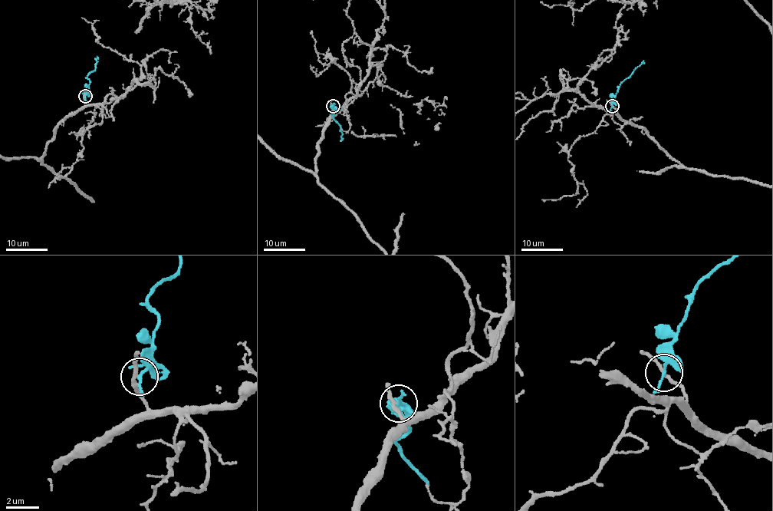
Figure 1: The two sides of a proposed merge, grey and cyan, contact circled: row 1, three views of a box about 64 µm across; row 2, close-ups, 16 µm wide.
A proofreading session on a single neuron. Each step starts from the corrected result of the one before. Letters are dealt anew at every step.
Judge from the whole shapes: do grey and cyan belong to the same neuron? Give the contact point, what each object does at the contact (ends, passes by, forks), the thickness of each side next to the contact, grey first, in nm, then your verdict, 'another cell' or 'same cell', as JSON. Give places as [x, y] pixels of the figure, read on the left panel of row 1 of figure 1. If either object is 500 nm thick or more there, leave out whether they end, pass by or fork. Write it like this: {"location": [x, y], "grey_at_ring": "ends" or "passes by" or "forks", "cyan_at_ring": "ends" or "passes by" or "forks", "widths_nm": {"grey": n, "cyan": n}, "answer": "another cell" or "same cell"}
{"location": [85, 96], "grey_at_ring": "passes by", "cyan_at_ring": "forks", "widths_nm": {"grey": 200, "cyan": 150}, "answer": "another cell"}

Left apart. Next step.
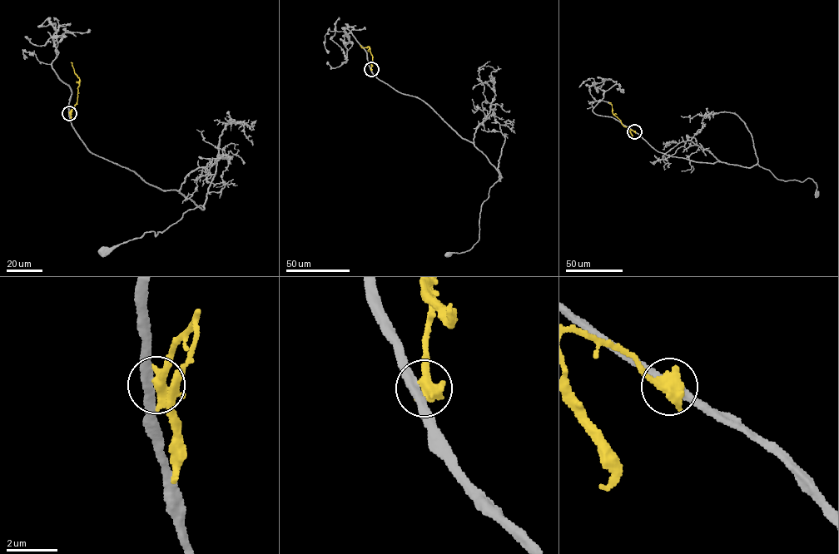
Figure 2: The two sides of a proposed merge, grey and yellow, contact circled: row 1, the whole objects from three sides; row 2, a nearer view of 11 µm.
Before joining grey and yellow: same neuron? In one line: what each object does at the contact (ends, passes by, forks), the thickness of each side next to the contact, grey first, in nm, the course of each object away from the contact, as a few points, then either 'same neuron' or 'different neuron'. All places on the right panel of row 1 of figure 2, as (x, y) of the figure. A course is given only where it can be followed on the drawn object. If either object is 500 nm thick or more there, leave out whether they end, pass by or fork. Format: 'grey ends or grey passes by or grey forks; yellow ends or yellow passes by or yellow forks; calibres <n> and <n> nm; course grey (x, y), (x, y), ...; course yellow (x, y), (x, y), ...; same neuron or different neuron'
calibres 360 and 650 nm; course grey (635, 131), (658, 151), (672, 156), (747, 167), (758, 164), (785, 180), (811, 179), (816, 194); course yellow (635, 131), (622, 124), (608, 102); different neuron

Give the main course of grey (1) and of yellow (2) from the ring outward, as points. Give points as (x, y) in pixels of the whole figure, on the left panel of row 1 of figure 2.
1: (69, 113), (90, 151), (162, 190), (178, 190), (204, 208), (190, 209), (155, 236), (146, 232), (102, 250)
2: (69, 113), (76, 103), (79, 83), (71, 62)

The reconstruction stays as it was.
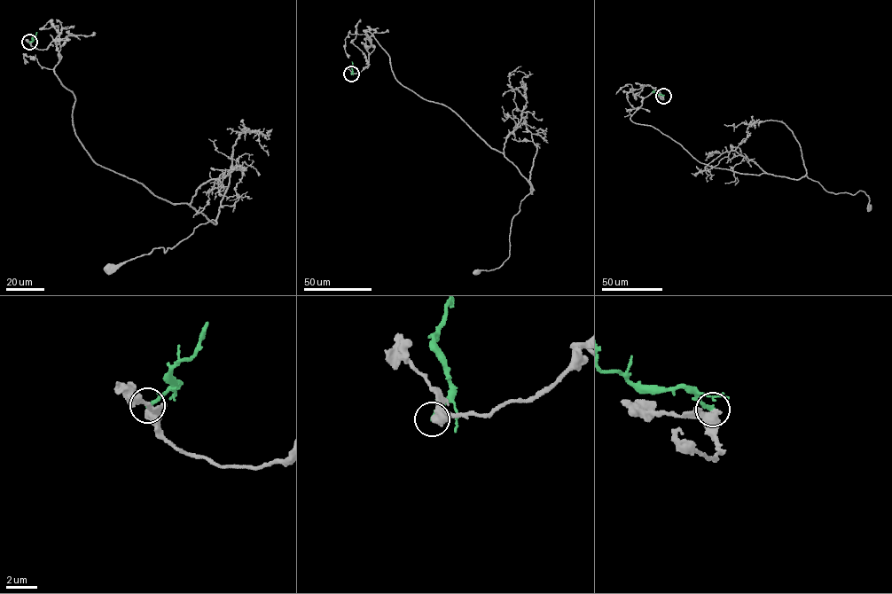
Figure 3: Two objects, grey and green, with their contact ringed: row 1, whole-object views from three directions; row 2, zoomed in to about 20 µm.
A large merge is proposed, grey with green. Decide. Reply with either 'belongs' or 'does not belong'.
does not belong

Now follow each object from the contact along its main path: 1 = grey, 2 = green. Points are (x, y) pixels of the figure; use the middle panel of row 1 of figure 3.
1: (351, 74), (368, 65), (369, 31), (399, 82), (451, 109), (527, 181), (508, 257), (476, 272)
2: (351, 74), (353, 63)

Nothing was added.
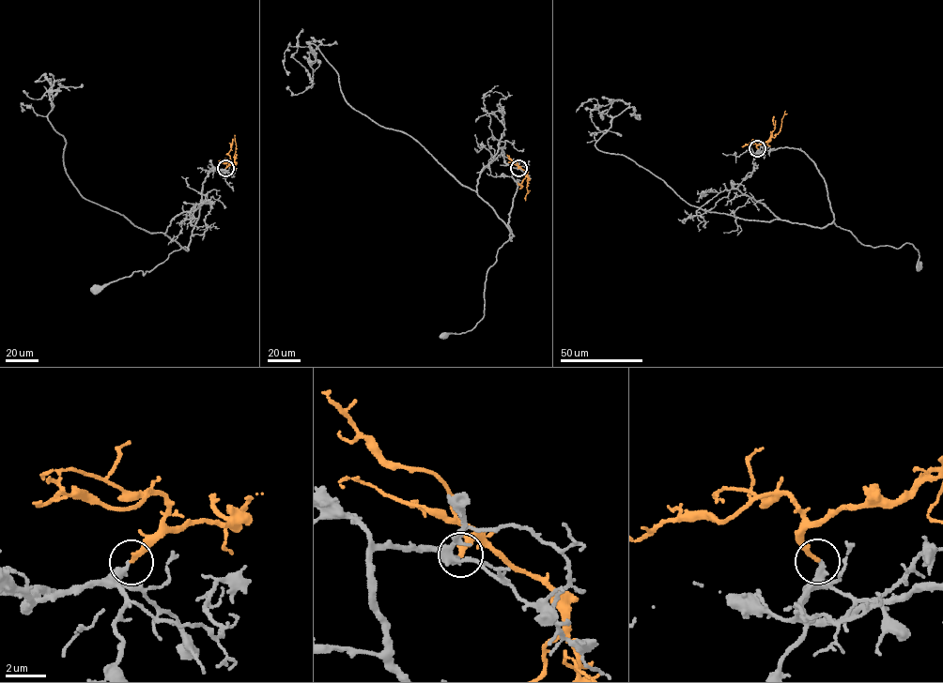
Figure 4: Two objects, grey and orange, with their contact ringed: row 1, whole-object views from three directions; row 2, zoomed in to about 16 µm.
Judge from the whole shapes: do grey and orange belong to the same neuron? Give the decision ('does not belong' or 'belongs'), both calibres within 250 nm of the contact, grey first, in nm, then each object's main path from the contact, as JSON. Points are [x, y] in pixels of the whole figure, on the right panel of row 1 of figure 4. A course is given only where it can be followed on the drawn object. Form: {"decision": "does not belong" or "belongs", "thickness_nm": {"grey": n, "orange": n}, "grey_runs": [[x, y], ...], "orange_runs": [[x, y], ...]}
{"decision": "belongs", "thickness_nm": {"grey": 360, "orange": 240}, "grey_runs": [[758, 148], [803, 150], [824, 179], [832, 222], [864, 245], [912, 244], [919, 265]], "orange_runs": [[757, 148], [757, 145], [780, 131], [785, 111]]}

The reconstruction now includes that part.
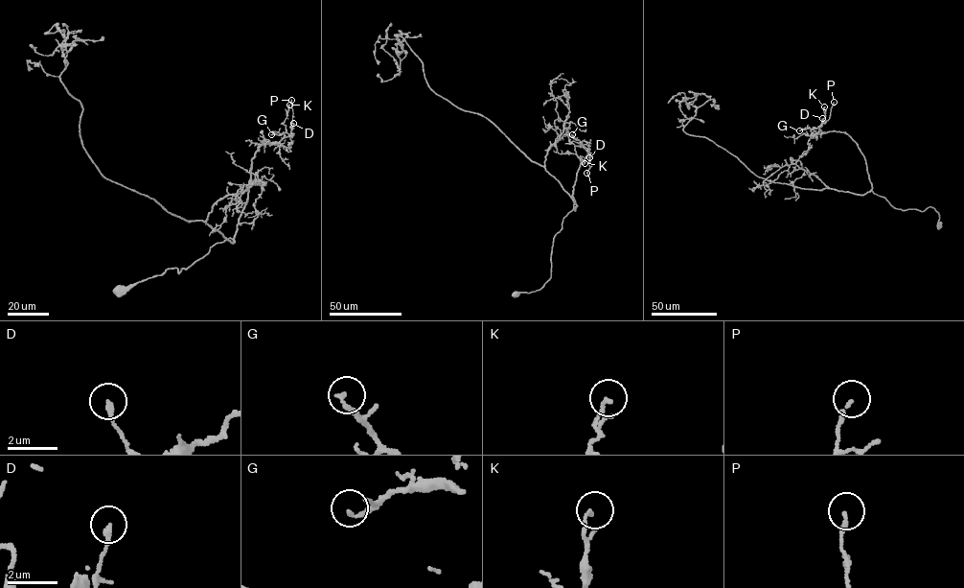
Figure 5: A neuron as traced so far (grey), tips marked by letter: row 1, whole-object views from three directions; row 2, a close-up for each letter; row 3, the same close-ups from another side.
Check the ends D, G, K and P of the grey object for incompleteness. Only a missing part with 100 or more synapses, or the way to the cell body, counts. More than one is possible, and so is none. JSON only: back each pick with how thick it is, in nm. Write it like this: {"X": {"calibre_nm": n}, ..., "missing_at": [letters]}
{"missing_at": []}

